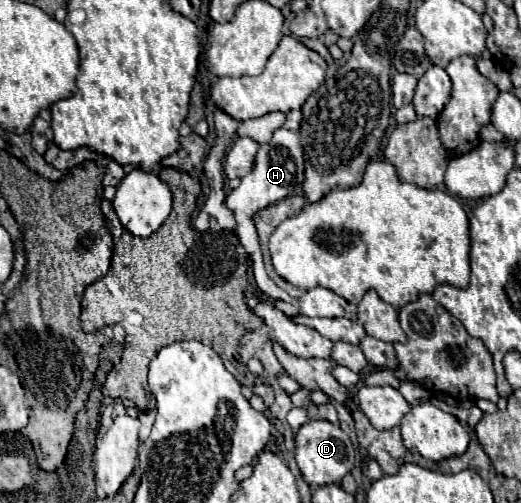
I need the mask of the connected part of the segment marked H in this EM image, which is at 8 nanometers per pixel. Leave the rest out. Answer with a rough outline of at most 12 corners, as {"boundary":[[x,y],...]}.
{"boundary":[[278,128],[226,206],[258,288],[292,302],[264,270],[252,212],[304,184],[300,136]]}

